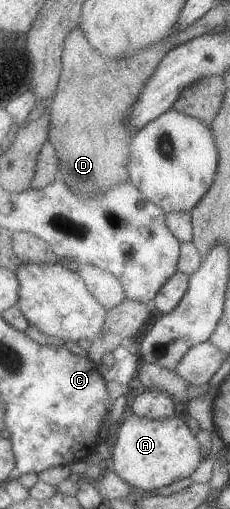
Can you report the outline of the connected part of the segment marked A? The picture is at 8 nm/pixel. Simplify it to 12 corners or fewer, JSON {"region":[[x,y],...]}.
{"region":[[149,388],[121,423],[110,466],[136,490],[171,486],[206,459]]}

